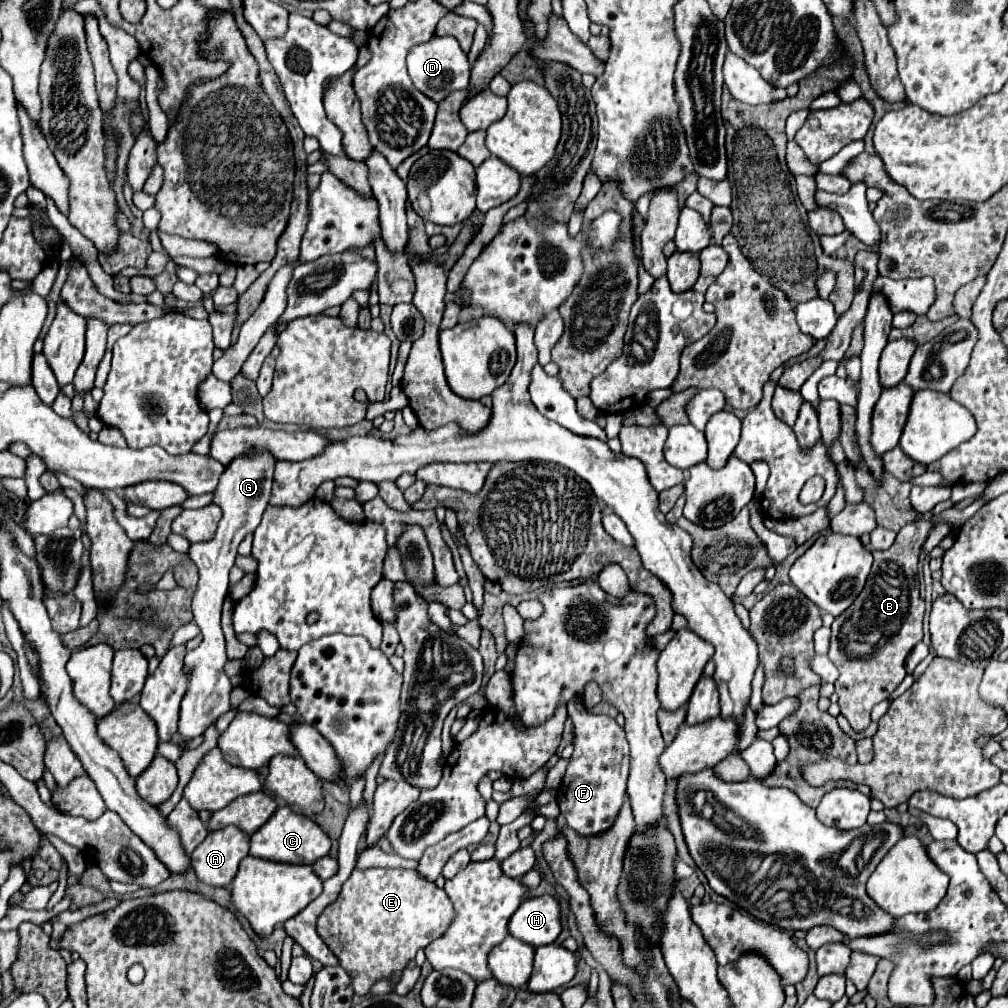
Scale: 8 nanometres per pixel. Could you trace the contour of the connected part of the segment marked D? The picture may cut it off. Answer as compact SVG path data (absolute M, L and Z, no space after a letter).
M433 36L429 42L413 46L407 54L407 68L413 84L435 102L443 100L447 94L455 90L467 88L471 74L467 54L461 50L459 42L453 36Z

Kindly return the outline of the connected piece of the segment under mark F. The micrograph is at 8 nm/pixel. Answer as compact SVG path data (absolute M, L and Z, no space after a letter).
M571 702L567 710L575 726L575 750L557 792L557 804L569 828L577 830L581 836L591 836L607 830L623 804L629 776L629 742L625 728L619 726L615 718L605 714L589 714L587 710L579 708L579 702Z

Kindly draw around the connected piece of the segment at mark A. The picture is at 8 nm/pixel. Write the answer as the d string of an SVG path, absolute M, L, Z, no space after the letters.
M235 826L209 832L193 850L191 864L199 882L209 886L229 886L239 862L249 854L249 838Z

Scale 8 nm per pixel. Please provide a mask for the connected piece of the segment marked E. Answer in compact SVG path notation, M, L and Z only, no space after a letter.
M369 868L369 870L353 870L351 878L345 882L339 898L323 910L317 920L319 936L327 942L333 954L339 958L341 968L353 976L353 990L359 996L365 996L375 978L387 976L393 982L399 980L401 970L409 960L415 958L419 948L425 948L435 938L439 938L453 918L453 906L443 888L437 888L435 882L421 876L417 870L401 870L401 868Z

